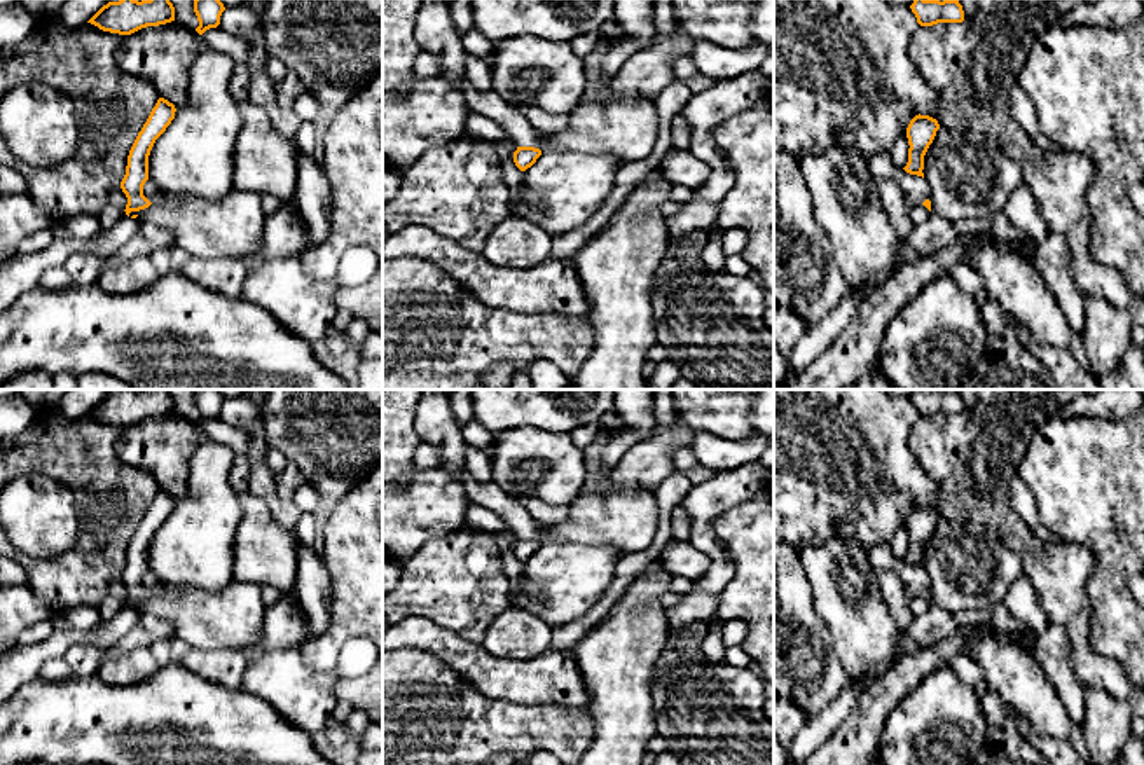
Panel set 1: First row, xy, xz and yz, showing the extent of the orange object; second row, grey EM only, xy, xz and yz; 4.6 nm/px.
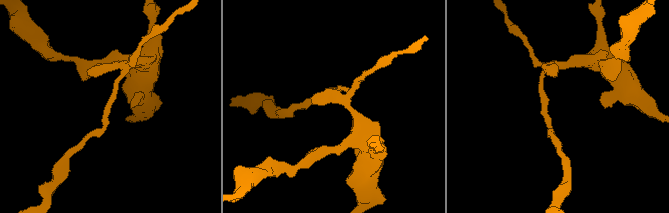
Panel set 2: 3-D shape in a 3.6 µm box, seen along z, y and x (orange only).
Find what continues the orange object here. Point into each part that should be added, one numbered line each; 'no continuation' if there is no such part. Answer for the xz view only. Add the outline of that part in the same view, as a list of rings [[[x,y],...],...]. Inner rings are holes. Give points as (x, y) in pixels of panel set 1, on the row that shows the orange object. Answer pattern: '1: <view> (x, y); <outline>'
no continuation

